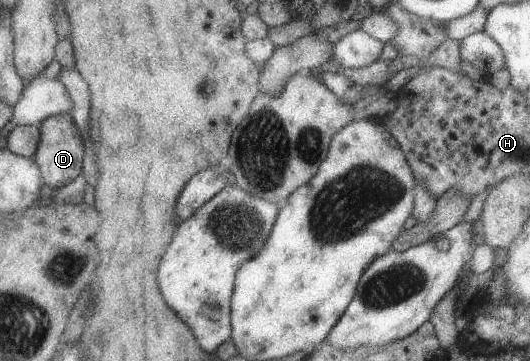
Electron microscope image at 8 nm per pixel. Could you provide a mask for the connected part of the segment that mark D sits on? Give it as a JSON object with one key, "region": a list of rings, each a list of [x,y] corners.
{"region":[[[69,113],[46,119],[41,127],[41,141],[35,160],[41,167],[43,183],[52,189],[60,189],[72,184],[84,174],[84,159],[88,155],[84,135]]]}

